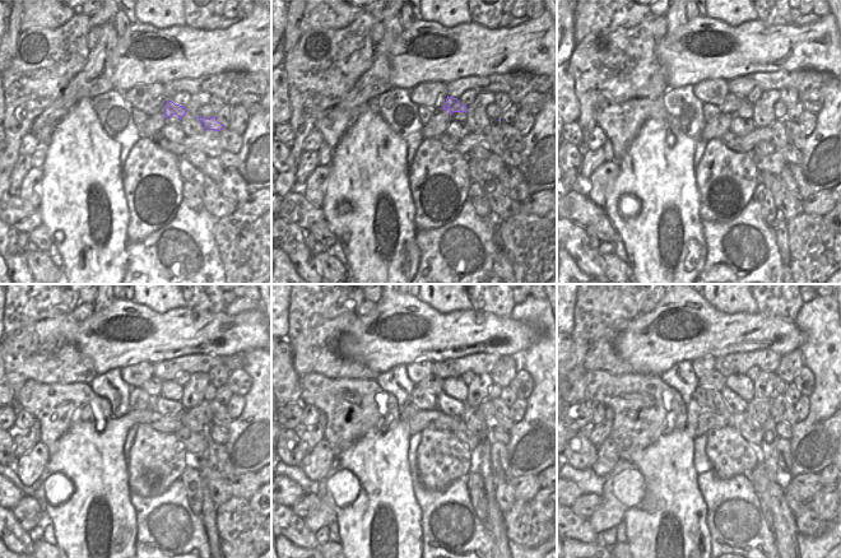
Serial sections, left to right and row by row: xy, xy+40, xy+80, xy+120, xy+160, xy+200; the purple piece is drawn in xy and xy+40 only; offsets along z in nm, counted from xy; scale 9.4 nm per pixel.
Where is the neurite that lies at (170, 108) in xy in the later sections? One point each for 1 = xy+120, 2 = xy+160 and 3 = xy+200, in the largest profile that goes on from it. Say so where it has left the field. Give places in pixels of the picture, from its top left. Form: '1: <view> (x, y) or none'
1: xy+120 (152, 386)
2: xy+160 (433, 384)
3: xy+200 (714, 380)

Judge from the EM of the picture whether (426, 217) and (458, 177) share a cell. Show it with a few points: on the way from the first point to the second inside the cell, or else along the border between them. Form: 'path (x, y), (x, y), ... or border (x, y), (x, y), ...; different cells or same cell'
path (432, 210), (437, 204), (438, 196), (447, 187); same cell

